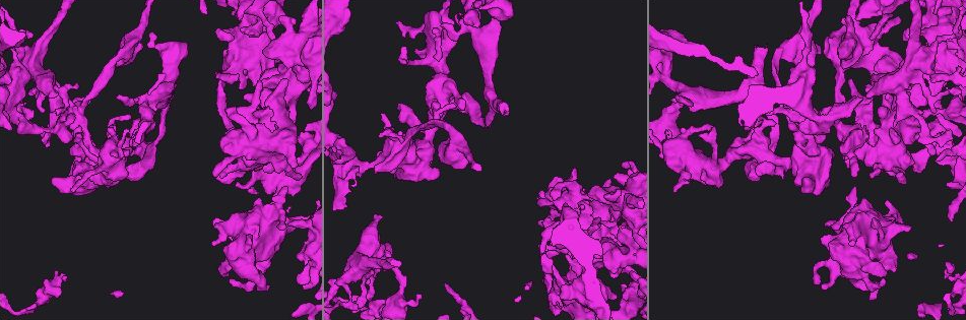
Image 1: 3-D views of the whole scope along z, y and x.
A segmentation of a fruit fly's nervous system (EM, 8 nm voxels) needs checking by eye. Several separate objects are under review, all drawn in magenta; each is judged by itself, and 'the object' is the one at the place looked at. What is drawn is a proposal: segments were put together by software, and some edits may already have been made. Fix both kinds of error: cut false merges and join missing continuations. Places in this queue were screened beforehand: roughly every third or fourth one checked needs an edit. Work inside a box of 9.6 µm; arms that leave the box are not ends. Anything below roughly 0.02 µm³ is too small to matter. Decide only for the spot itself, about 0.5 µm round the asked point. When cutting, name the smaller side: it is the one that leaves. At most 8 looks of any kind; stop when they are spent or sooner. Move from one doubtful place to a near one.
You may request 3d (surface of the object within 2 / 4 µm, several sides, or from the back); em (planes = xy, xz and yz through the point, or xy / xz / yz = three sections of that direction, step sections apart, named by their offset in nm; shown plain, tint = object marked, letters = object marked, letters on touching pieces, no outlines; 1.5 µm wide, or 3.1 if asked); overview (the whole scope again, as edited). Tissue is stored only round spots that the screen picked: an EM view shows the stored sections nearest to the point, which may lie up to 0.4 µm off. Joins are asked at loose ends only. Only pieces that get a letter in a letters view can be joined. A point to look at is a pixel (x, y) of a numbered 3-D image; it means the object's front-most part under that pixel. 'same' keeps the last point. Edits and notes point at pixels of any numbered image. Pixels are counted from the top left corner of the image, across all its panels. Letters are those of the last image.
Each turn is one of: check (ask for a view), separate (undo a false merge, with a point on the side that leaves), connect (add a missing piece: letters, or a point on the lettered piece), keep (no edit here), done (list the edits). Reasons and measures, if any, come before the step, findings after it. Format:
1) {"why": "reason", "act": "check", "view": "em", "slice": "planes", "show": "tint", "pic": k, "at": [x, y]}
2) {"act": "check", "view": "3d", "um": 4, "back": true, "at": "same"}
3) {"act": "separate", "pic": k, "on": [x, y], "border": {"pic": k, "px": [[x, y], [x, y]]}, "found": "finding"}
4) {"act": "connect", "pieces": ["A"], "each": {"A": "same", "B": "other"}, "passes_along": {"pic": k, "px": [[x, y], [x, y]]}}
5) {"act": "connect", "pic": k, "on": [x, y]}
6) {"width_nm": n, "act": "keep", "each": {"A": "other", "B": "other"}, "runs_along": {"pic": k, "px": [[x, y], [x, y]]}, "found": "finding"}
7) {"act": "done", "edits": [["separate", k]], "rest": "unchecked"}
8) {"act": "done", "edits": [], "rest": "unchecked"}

{"why": "free end", "act": "check", "view": "3d", "um": 4, "pic": 1, "at": [629, 175]}

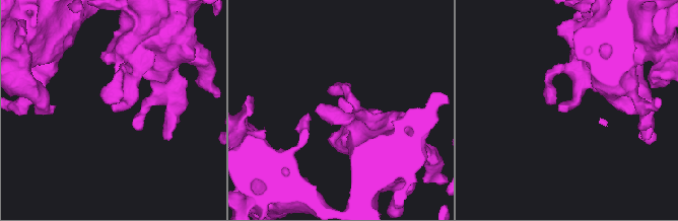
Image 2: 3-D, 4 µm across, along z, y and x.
{"why": "shape alone is not enough", "act": "check", "view": "em", "um": 3.1, "slice": "yz", "step": 8, "show": "letters", "pic": 2, "at": [566, 112]}

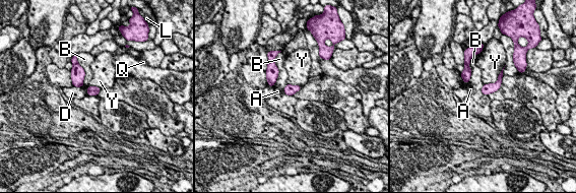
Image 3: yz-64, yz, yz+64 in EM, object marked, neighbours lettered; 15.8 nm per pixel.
{"why": "cut it another way", "act": "check", "view": "em", "um": 3.1, "slice": "planes", "show": "letters", "at": "same"}

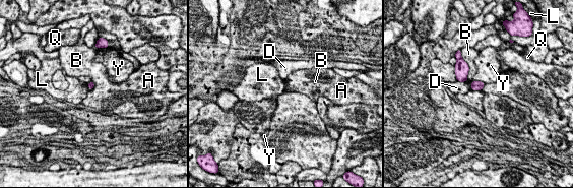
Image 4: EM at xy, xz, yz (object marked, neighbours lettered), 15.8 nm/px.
{"longest_contact_nm": ["B", 340], "act": "keep", "each": {"A": "other", "B": "other", "D": "other", "L": "other", "Q": "other", "Y": "other"}, "found": "no lettered piece goes on from it"}

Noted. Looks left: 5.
{"why": "branch stops here", "act": "check", "view": "em", "slice": "xz", "step": 4, "show": "tint", "pic": 1, "at": [298, 178]}

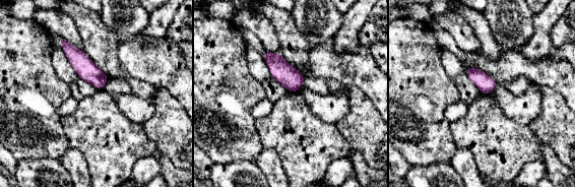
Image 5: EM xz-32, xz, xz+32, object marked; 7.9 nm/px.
{"act": "check", "view": "em", "slice": "planes", "show": "letters", "at": "same"}

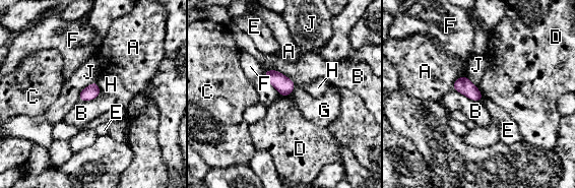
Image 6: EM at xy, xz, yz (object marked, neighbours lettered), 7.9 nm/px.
{"act": "keep", "each": {"A": "other", "B": "other", "C": "other", "D": "other", "E": "other", "F": "other", "G": "other", "H": "other", "J": "other"}, "border": {"pic": 6, "px": [[263, 71], [278, 70], [296, 85]]}, "found": "none of them fits"}

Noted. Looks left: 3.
{"why": "thick turns thin", "act": "check", "view": "em", "slice": "xy", "step": 8, "show": "letters", "pic": 1, "at": [251, 283]}

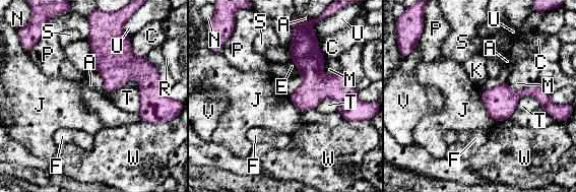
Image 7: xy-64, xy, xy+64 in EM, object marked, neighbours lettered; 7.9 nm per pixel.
{"act": "keep", "each": {"A": "other", "C": "other", "E": "other", "F": "other", "J": "other", "K": "other", "M": "other", "N": "other", "P": "other", "R": "other", "S": "other", "T": "other", "U": "other", "V": "other", "W": "other"}, "border": {"pic": 7, "px": [[537, 79], [518, 92], [506, 81]]}, "found": "all the same cell"}

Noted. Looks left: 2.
{"act": "done", "edits": [], "rest": "unchecked"}

